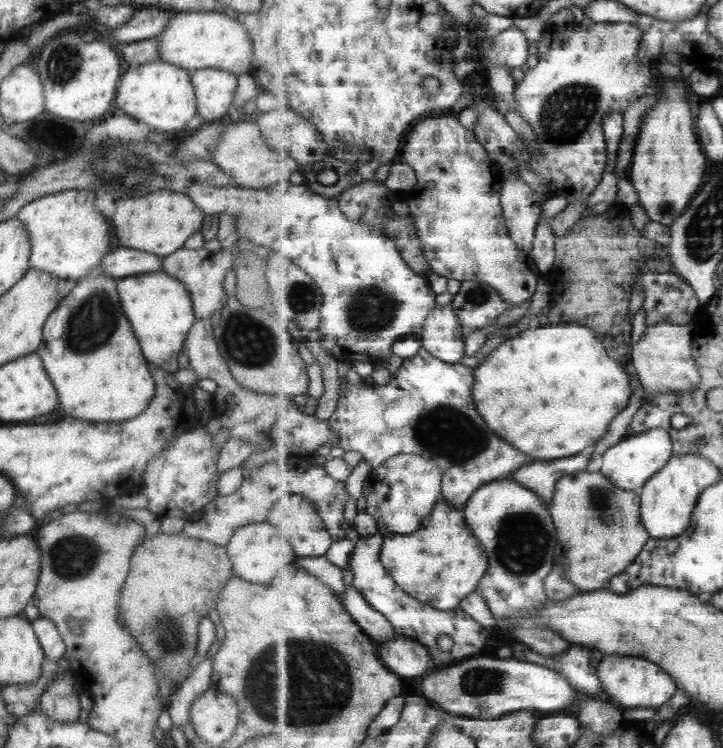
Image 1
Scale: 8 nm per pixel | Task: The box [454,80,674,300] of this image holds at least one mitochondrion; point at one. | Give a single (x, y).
(564, 116)

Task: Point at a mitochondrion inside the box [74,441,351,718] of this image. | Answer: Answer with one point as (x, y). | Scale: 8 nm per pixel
(171, 641)

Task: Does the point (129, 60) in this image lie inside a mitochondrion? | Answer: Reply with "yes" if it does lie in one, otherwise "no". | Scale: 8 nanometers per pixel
no

